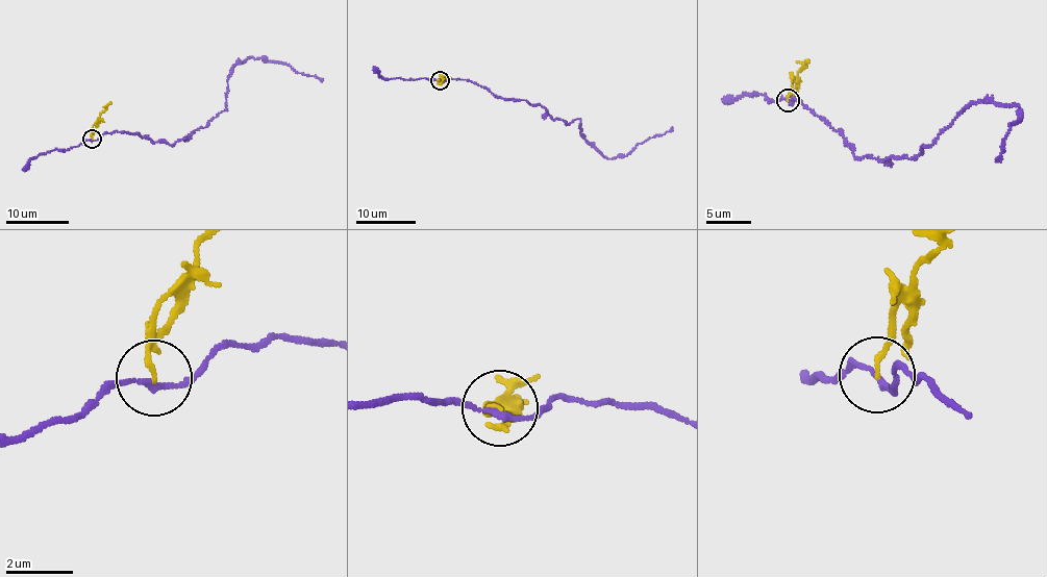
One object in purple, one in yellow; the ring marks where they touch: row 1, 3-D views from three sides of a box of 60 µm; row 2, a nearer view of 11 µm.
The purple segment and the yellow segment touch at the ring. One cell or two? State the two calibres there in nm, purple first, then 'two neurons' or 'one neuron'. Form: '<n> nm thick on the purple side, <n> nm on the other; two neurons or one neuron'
150 nm thick on the purple side, 140 nm on the other; two neurons

